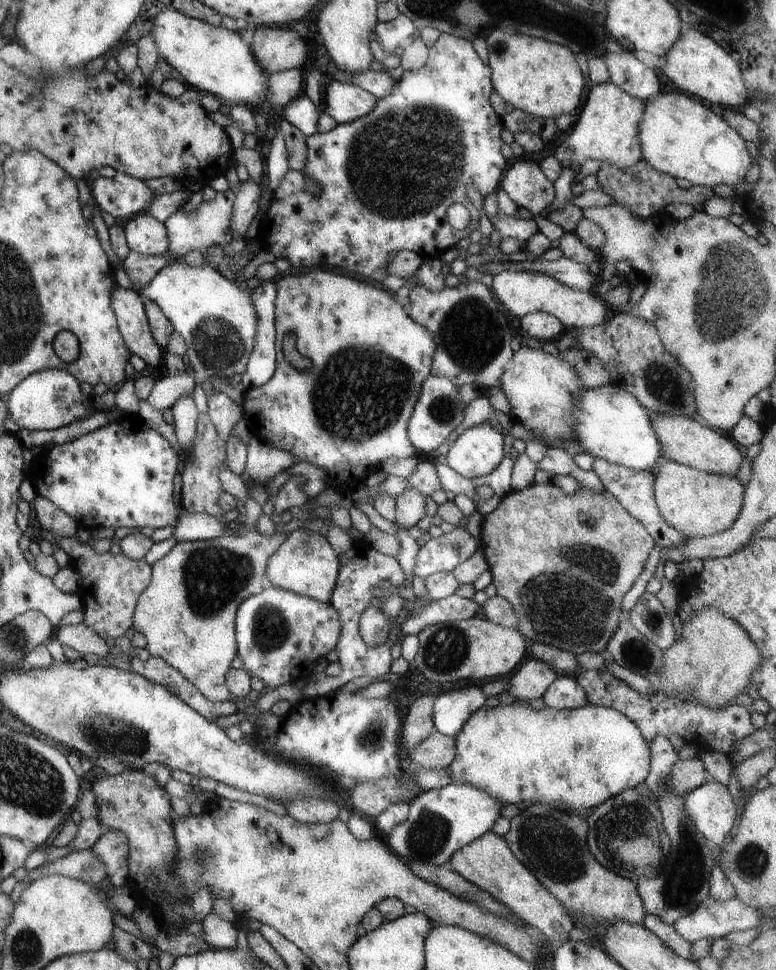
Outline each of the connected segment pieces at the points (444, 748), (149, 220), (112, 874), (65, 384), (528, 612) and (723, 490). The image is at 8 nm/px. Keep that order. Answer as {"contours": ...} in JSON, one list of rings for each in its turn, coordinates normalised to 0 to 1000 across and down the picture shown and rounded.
{"contours":[[[[557,755],[521,779],[540,788],[541,793],[575,792],[586,781],[586,760]]],[[[179,220],[159,234],[162,251],[169,259],[182,264],[202,264],[215,258],[218,247],[211,230],[189,220]]],[[[139,855],[125,864],[116,874],[117,878],[133,889],[135,901],[143,913],[159,913],[165,905],[164,864],[151,855]]],[[[48,381],[30,390],[17,402],[4,409],[10,428],[22,441],[40,443],[70,443],[91,435],[113,431],[125,426],[113,408],[102,402],[102,394],[84,381]]],[[[710,494],[697,499],[683,499],[671,505],[659,504],[649,509],[638,526],[621,531],[617,557],[633,590],[633,602],[638,604],[639,613],[659,623],[666,635],[668,653],[738,675],[778,673],[785,657],[803,635],[800,616],[826,592],[843,561],[826,539],[785,507],[765,508],[747,500],[746,505],[729,508]]],[[[857,474],[843,481],[840,497],[841,514],[852,535],[888,555],[937,546],[952,532],[961,502],[948,490],[916,489]]]]}

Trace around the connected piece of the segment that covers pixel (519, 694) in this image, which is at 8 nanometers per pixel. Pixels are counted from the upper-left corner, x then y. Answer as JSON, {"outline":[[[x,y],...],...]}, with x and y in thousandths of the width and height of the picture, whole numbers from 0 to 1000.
{"outline":[[[679,679],[657,699],[653,713],[664,723],[680,725],[697,720],[705,708],[718,699],[715,691],[695,679]]]}

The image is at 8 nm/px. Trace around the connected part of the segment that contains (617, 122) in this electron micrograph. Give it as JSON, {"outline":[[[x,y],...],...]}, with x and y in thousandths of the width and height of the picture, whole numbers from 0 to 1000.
{"outline":[[[787,84],[768,87],[759,93],[759,105],[749,109],[741,130],[718,151],[713,161],[726,170],[765,165],[790,169],[799,174],[811,173],[826,164],[821,128],[831,113],[830,100],[818,100],[798,93]]]}

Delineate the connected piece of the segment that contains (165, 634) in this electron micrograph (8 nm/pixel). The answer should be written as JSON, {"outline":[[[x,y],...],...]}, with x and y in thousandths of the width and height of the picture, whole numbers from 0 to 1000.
{"outline":[[[360,543],[344,553],[326,546],[311,551],[284,553],[269,557],[227,559],[224,563],[195,584],[189,606],[179,613],[168,652],[177,652],[188,659],[186,675],[207,678],[224,689],[251,711],[272,724],[298,723],[302,720],[290,707],[289,697],[295,684],[304,675],[302,637],[309,621],[334,610],[341,603],[344,576],[370,555],[374,543]]]}

